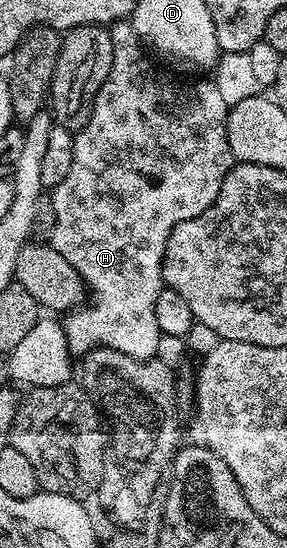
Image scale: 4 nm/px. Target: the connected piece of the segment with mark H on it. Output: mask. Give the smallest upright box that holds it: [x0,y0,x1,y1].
[49,20,236,361]

